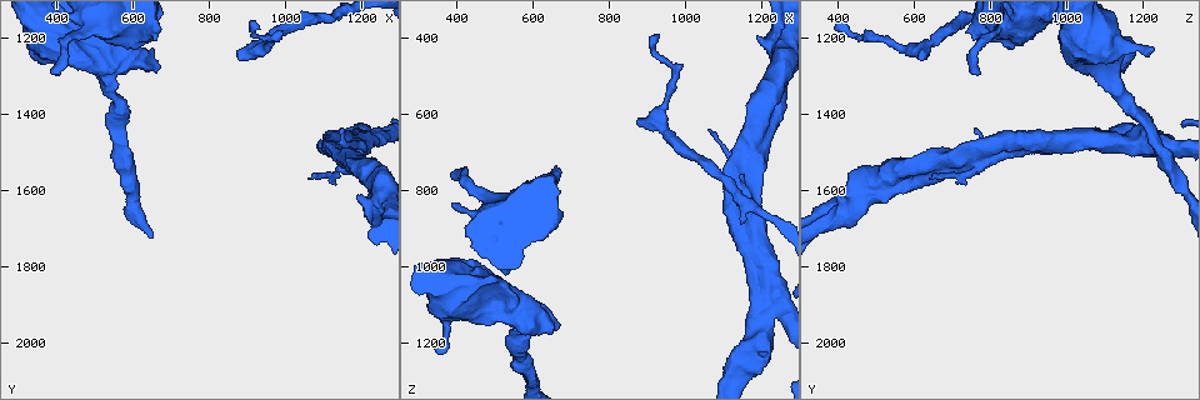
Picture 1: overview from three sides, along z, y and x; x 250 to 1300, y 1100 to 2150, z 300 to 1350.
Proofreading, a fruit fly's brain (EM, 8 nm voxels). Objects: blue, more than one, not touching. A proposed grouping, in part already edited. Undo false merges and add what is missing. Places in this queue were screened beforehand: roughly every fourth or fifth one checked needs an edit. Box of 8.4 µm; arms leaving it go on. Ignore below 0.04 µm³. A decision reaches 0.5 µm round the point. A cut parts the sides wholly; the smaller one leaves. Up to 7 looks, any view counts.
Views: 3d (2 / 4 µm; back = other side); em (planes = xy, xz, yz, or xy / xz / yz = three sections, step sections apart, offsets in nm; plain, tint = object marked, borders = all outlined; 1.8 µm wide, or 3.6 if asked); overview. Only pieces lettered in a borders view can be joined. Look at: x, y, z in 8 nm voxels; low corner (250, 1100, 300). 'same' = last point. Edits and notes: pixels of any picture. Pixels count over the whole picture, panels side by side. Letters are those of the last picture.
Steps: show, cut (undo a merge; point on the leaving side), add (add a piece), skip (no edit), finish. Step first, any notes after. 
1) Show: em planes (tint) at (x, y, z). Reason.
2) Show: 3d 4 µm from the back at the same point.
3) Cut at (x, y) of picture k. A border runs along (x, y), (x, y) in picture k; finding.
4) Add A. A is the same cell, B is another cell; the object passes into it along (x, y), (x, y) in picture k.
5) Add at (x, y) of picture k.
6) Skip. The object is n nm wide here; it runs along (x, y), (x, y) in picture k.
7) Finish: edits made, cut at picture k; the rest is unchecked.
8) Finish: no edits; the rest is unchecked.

Show: 3d 2 µm at (385, 1295, 765). Tapers out.

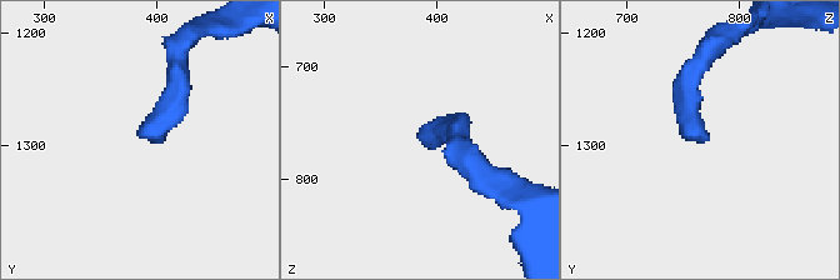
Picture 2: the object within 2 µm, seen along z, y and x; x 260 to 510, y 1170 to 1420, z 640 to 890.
Show: em planes (borders) at (390, 1296, 772). Need the tissue.

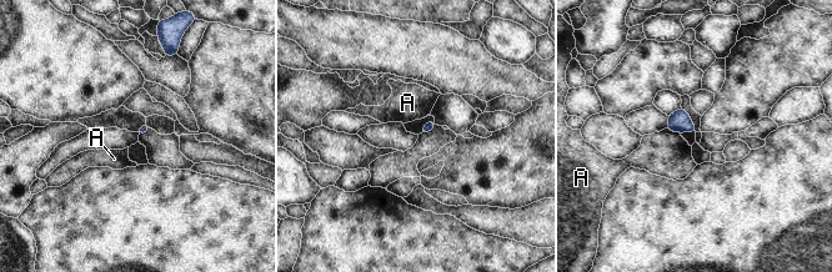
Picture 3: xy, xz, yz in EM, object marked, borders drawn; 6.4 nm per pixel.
Skip. A is another cell; a border runs along (667, 127), (680, 134) in picture 3; none of them fits.

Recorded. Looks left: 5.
Show: em planes (borders) at (670, 1280, 1160). Stops while still wide.

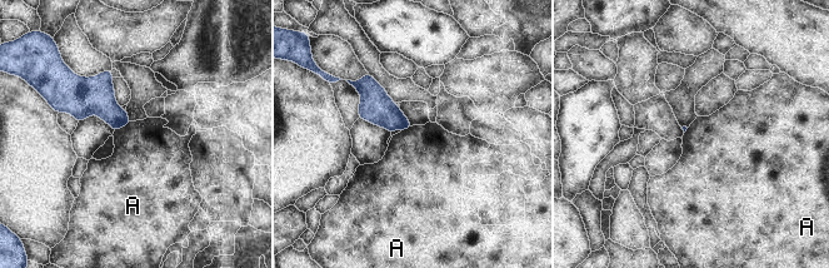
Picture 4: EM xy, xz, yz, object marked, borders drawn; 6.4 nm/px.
Skip. A is another cell; no lettered piece goes on from it.

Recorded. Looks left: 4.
Show: 3d 2 µm at (340, 1230, 1215). Branch stops here.

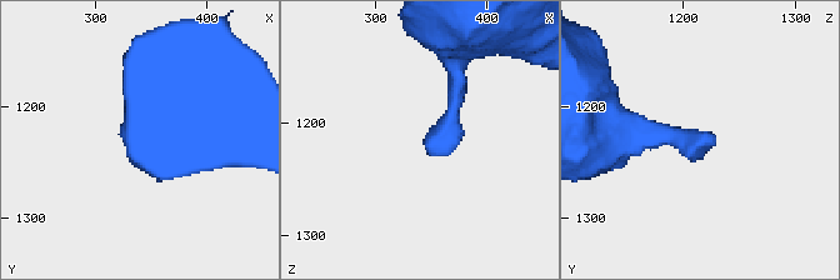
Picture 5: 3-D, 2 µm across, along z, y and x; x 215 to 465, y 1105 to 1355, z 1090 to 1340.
Show: em 3.6 µm planes (borders) at (344, 1234, 1216).

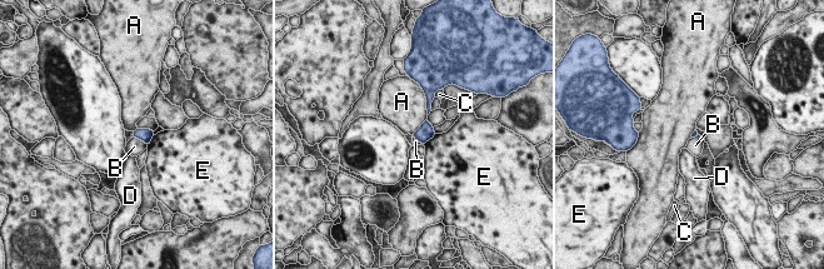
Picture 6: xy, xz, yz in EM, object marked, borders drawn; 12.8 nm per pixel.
Skip. A, B, C, D and E are other cells; a border runs along (133, 137), (146, 145) in picture 6; no lettered piece goes on from it.

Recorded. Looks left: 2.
Finish: no edits; the rest is unchecked.

